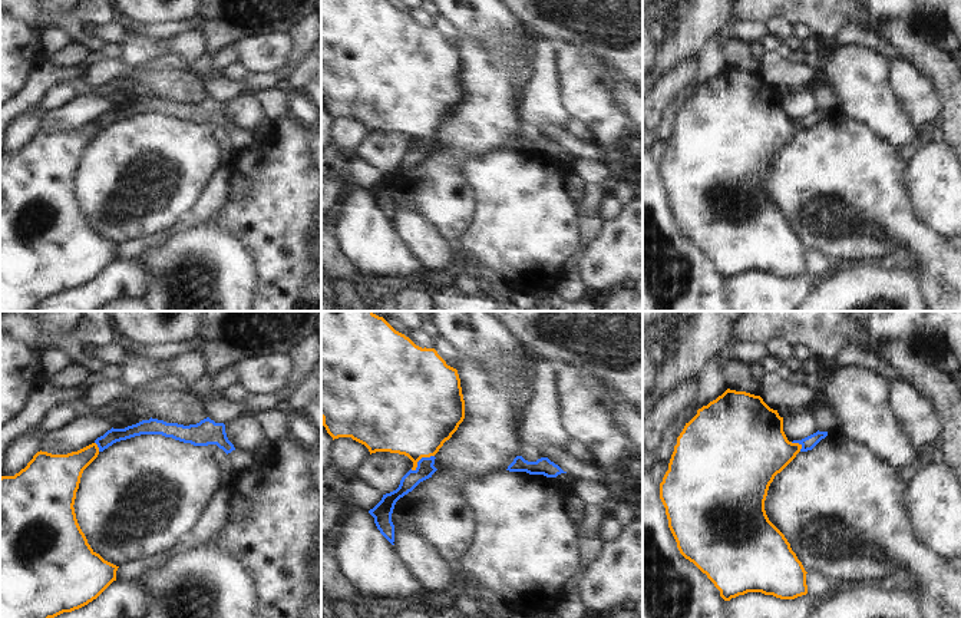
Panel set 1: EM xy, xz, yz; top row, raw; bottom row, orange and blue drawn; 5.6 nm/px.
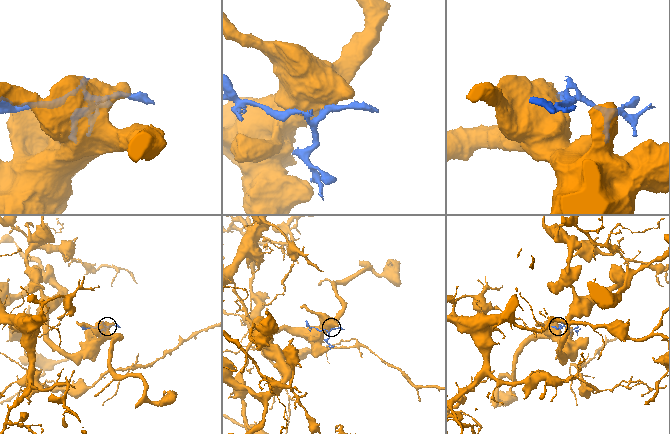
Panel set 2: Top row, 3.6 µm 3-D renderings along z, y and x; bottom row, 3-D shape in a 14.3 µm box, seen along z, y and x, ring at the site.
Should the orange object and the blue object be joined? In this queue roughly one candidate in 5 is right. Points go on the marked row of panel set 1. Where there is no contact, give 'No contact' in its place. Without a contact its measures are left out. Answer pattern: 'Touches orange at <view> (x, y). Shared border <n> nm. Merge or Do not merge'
Touches orange at xz (420, 458). Shared border 160 nm. Do not merge.

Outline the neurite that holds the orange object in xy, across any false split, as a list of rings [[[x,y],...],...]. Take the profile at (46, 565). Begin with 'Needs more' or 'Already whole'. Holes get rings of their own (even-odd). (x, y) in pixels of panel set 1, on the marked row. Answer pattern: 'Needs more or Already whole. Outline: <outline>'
Already whole. Outline: [[[96,443],[67,455],[40,450],[19,473],[0,477],[0,618],[55,618],[87,605],[116,581],[119,566],[90,548],[73,508],[82,473],[98,455]]]

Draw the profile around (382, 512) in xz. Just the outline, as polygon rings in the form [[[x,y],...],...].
[[[435,456],[422,457],[417,462],[417,467],[415,470],[409,470],[400,480],[400,485],[396,490],[383,495],[382,500],[369,510],[369,513],[374,518],[374,523],[380,533],[394,545],[394,525],[392,522],[392,513],[396,502],[412,492],[420,482],[432,477],[432,475],[437,470],[435,465]]]

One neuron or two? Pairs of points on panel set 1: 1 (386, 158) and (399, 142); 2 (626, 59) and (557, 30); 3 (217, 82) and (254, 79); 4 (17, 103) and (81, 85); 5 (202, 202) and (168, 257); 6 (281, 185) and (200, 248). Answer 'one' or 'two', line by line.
1: one
2: one
3: one
4: one
5: two
6: two

